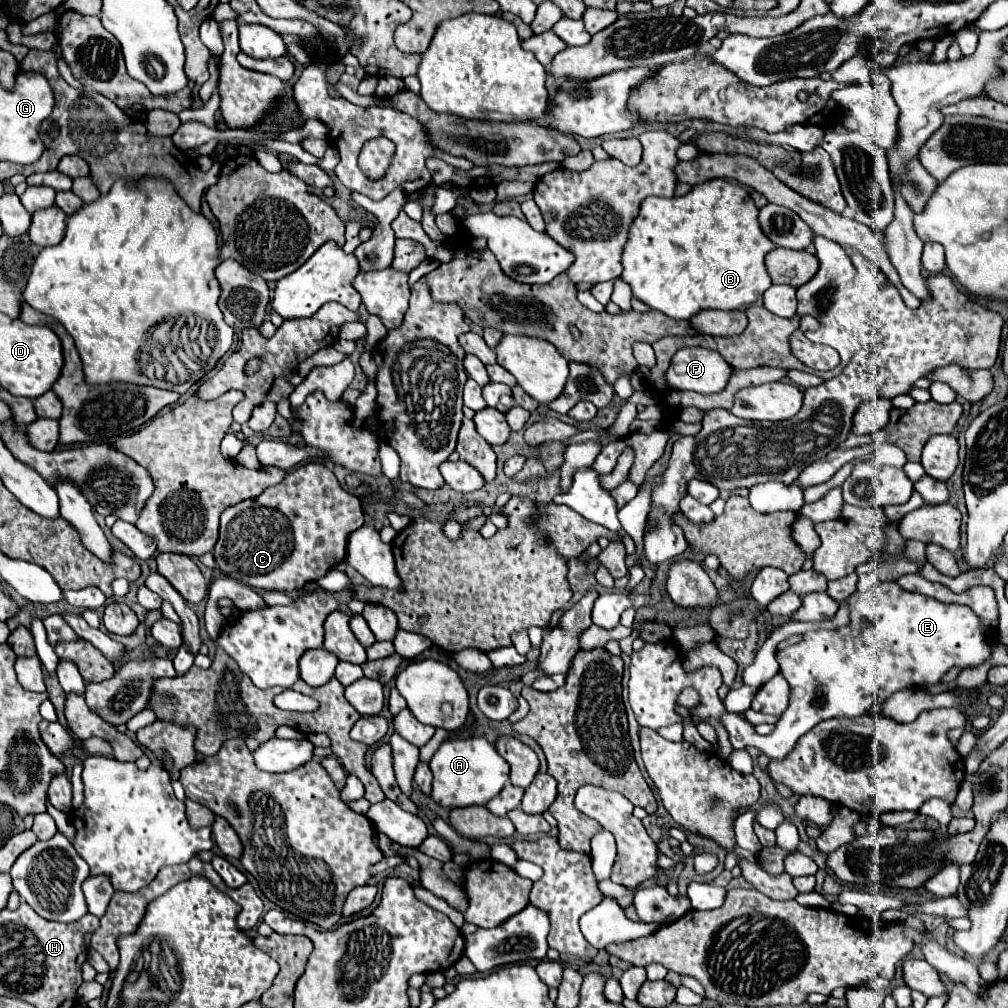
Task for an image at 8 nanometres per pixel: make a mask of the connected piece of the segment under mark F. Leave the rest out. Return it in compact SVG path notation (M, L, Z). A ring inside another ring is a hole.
M686 346L672 356L666 380L678 390L714 394L726 388L730 374L732 366L718 352L698 346Z

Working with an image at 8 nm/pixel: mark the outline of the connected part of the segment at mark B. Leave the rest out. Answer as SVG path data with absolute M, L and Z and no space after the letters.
M716 178L716 180L710 180L710 182L704 182L704 184L698 184L694 186L686 196L682 198L660 198L660 196L650 196L642 202L640 206L640 214L636 216L634 224L630 226L630 238L624 246L624 254L622 254L622 266L624 266L624 272L620 274L620 280L624 280L636 298L640 298L642 302L646 302L652 310L658 310L674 320L690 320L694 314L698 314L698 310L706 310L706 308L718 308L718 310L740 310L740 306L750 306L754 304L758 298L762 298L762 294L770 288L770 278L768 274L764 274L764 256L768 252L772 252L776 246L774 242L770 242L764 232L760 230L760 224L758 224L758 208L754 204L754 200L750 198L750 194L740 186L740 184L732 184L728 180L722 180L722 178Z

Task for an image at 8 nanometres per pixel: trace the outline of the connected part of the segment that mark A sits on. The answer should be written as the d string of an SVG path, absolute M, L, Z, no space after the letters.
M450 738L440 744L432 760L428 762L434 782L432 782L432 800L446 808L462 808L462 806L484 806L490 798L494 798L504 784L508 782L510 766L496 752L496 748L486 738Z

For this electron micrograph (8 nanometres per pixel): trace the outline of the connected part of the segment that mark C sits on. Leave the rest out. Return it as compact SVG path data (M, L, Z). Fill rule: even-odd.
M308 462L286 472L284 480L266 488L258 498L244 500L220 516L220 538L214 548L214 558L222 574L240 580L252 588L298 592L306 582L322 578L334 564L346 556L348 534L364 524L360 500L340 488L332 470L320 462Z

